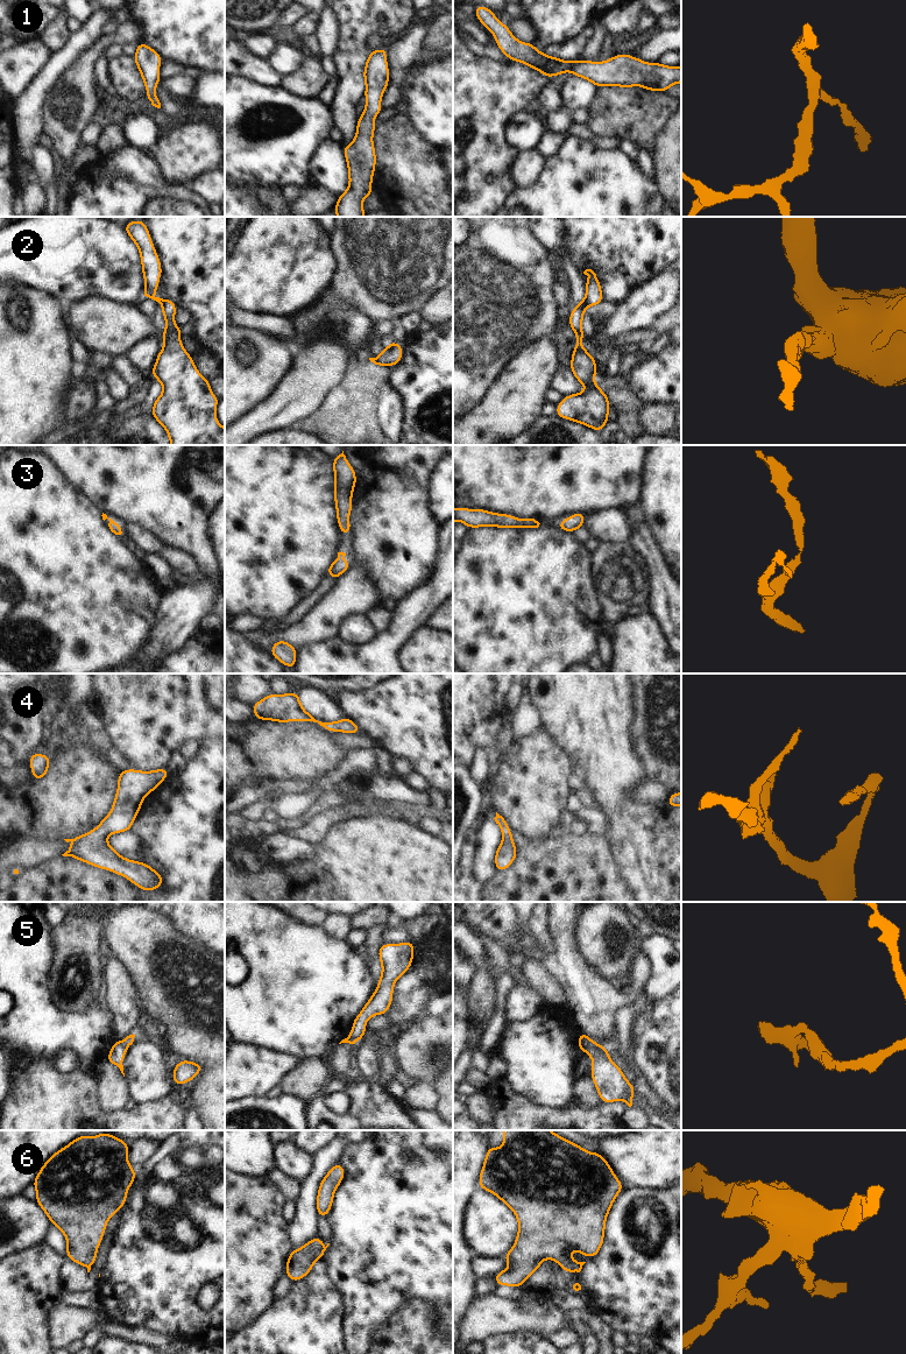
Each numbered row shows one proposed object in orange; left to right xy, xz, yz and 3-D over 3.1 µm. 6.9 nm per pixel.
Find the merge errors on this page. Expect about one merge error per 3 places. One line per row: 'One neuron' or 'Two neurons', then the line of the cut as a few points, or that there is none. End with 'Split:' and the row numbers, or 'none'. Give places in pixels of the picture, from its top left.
1: One neuron. No split
2: One neuron. No split
3: One neuron. No split
4: One neuron. No split
5: Two neurons. Split along yz (592, 1041), (585, 1051)
6: One neuron. No split
Split: 5

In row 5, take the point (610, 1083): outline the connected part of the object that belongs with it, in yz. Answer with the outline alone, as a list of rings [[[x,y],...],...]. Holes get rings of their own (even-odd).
[[[592,1041],[585,1052],[593,1059],[590,1077],[601,1102],[610,1103],[622,1100],[631,1107],[635,1086],[625,1079],[623,1071],[610,1059],[609,1051]]]

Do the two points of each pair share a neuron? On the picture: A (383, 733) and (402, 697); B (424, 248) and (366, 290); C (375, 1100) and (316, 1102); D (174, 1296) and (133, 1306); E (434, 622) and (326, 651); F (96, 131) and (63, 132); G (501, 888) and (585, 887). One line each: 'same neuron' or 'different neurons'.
A: same neuron
B: same neuron
C: same neuron
D: same neuron
E: different neurons
F: different neurons
G: same neuron

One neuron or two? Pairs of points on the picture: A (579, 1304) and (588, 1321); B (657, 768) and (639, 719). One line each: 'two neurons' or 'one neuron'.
A: one neuron
B: one neuron

